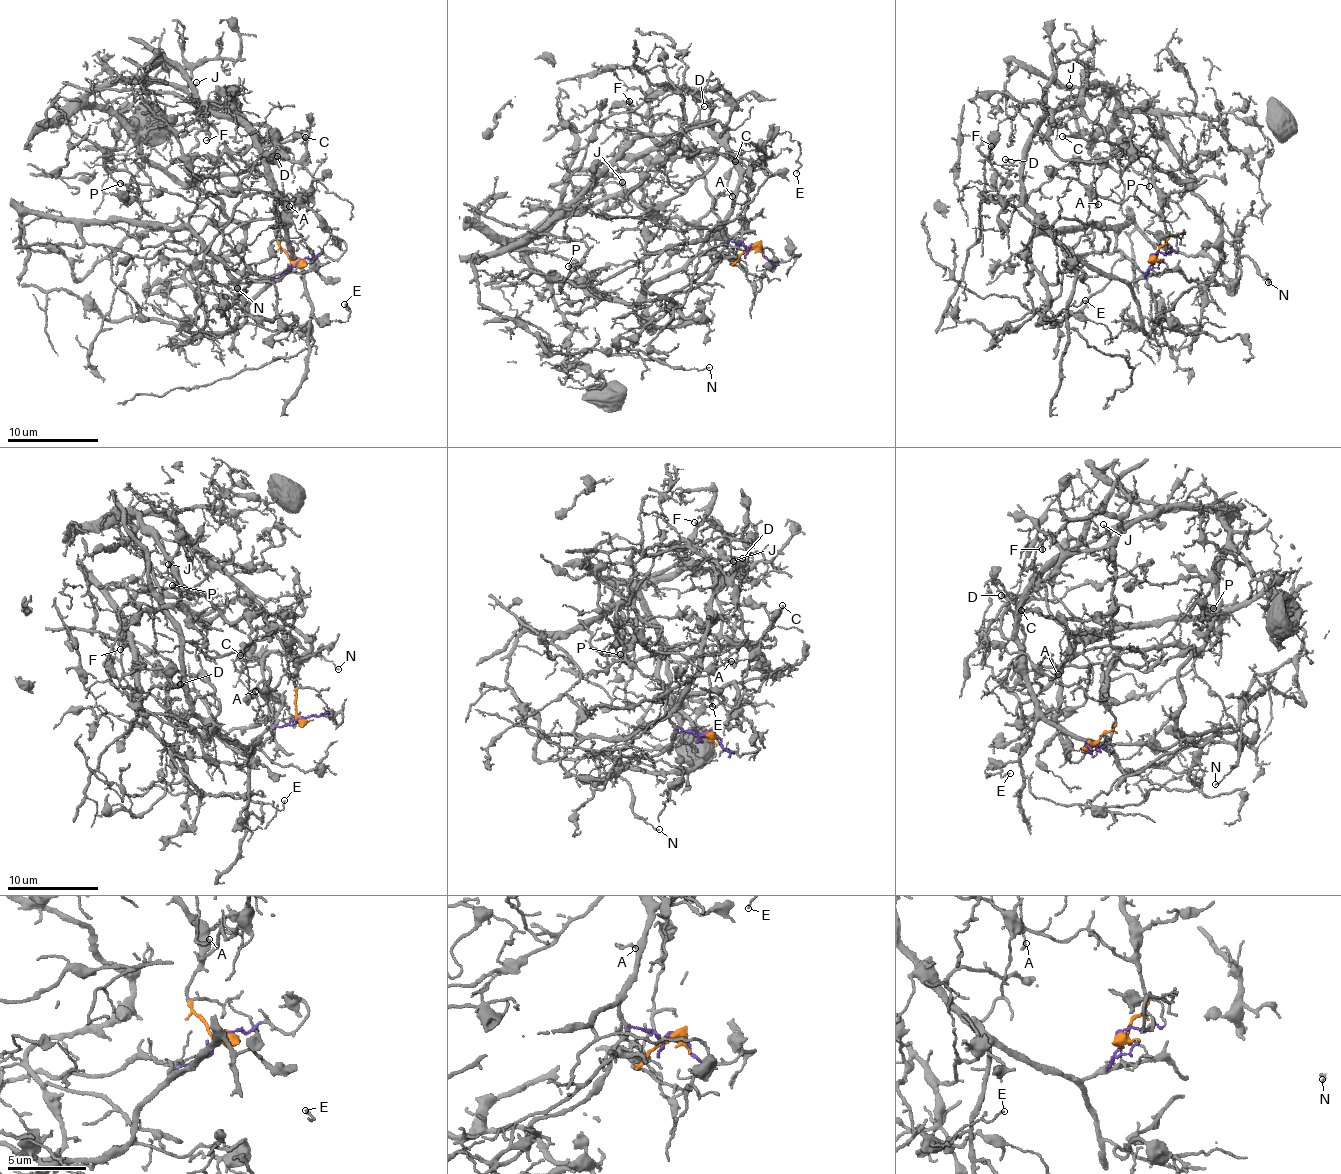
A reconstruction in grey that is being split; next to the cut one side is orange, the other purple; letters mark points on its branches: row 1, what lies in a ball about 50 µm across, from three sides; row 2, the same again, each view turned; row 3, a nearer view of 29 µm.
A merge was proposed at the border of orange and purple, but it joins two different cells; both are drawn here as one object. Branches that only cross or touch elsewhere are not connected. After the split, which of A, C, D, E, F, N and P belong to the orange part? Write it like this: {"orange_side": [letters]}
{"orange_side": ["C", "F", "P"]}

